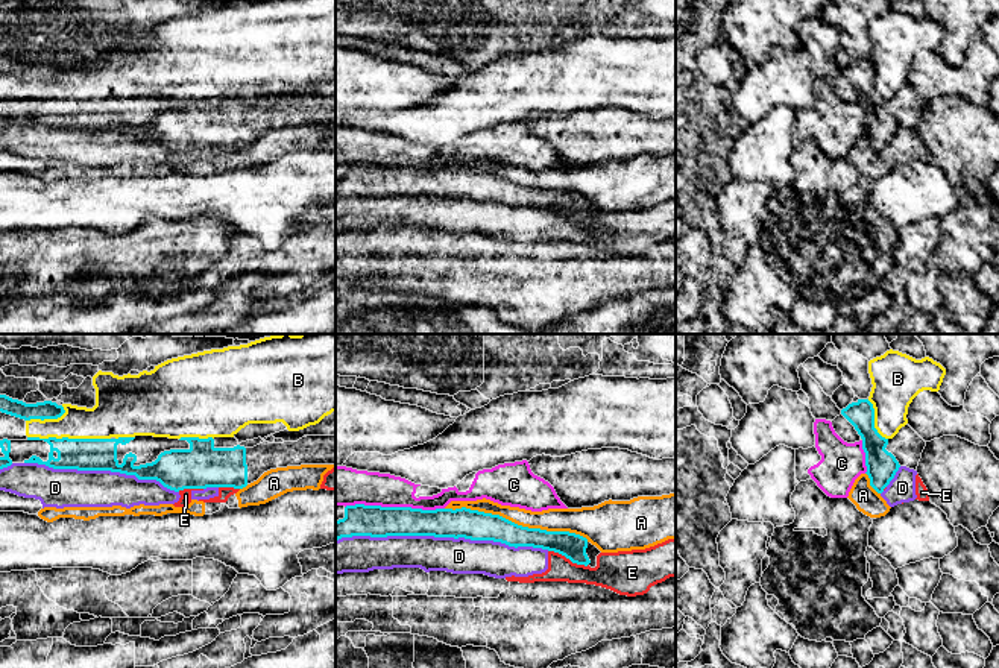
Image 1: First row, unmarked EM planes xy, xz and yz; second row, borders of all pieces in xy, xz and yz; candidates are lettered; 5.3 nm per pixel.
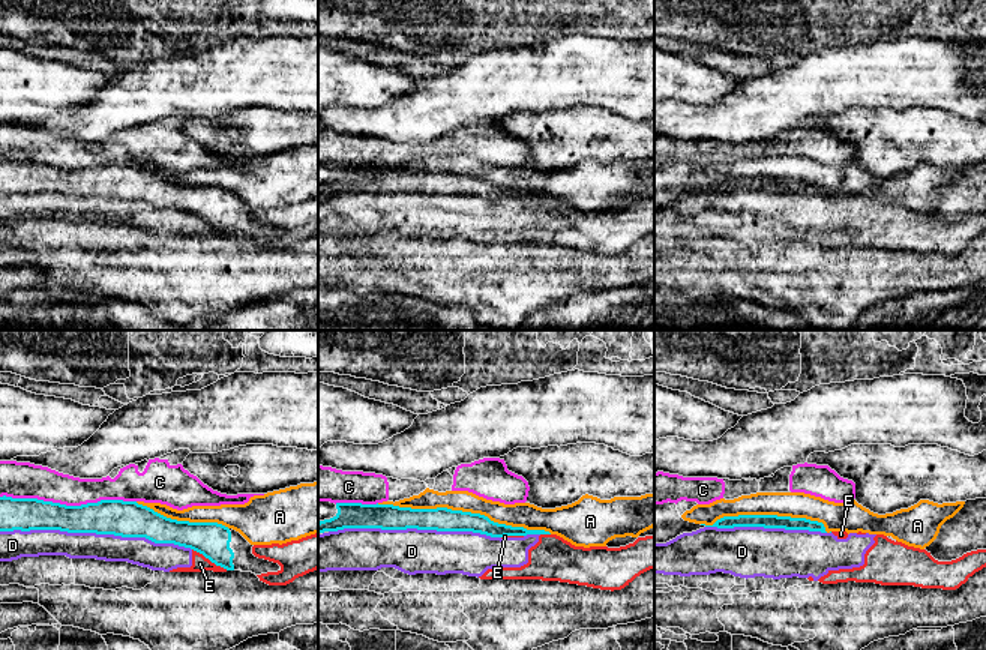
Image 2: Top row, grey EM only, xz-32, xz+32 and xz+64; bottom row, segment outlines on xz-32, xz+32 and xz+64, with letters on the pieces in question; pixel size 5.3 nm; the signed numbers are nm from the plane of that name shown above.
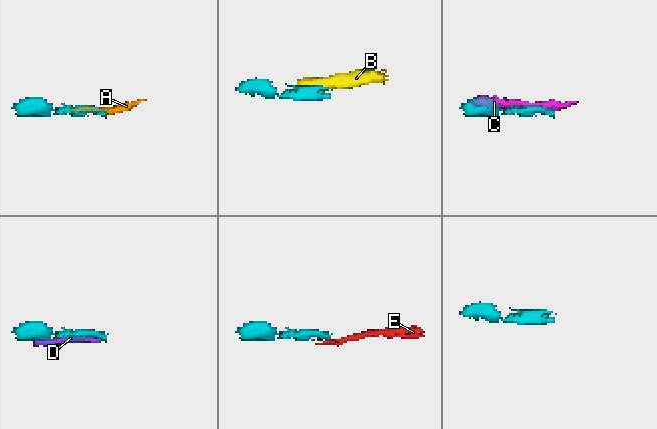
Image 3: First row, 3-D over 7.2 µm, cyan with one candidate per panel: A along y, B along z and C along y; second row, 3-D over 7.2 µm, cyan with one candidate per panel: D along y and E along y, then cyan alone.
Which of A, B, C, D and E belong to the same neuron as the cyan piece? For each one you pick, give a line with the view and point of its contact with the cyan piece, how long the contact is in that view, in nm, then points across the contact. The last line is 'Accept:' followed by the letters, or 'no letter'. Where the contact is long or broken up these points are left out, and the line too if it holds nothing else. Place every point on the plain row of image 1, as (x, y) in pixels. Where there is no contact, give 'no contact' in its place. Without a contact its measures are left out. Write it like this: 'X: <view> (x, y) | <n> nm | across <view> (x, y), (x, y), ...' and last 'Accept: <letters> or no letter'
Accept: no letter

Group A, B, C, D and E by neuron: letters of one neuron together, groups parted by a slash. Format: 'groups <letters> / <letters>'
groups A / B / C / D E

